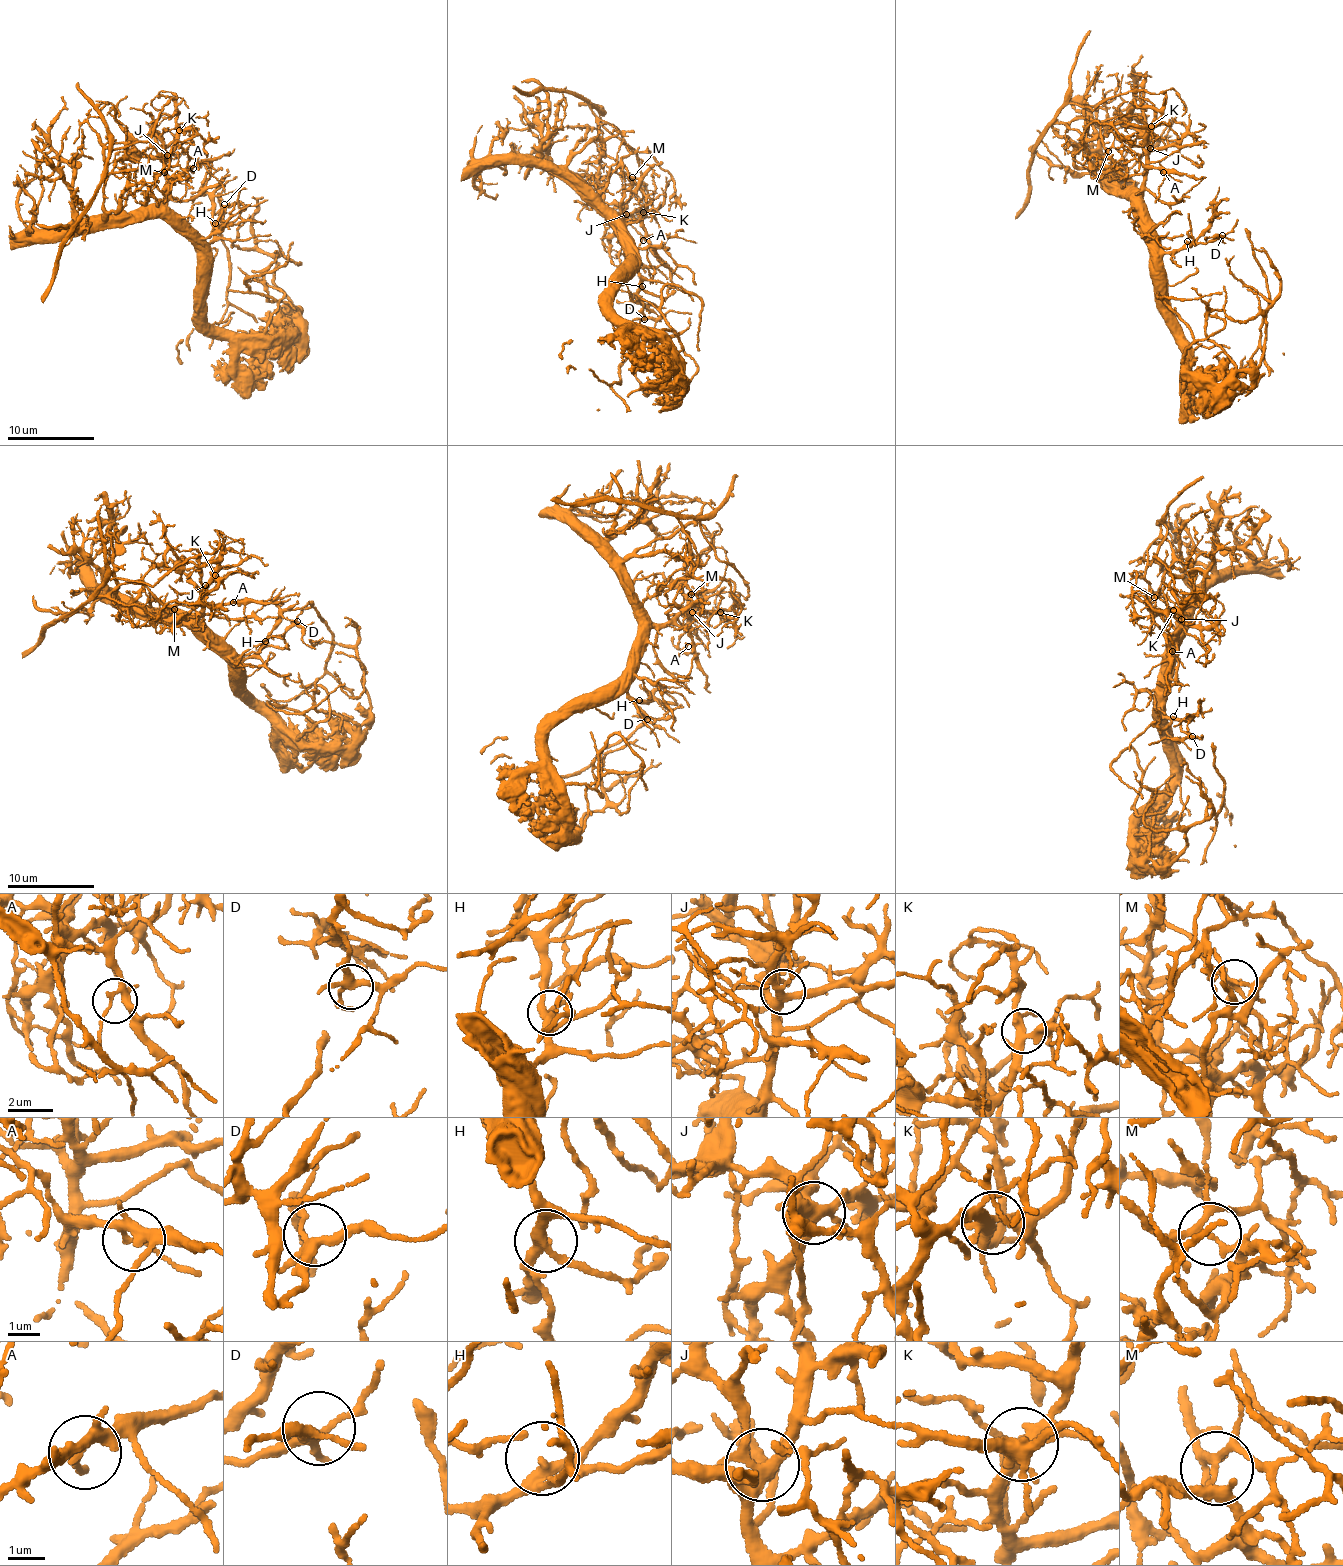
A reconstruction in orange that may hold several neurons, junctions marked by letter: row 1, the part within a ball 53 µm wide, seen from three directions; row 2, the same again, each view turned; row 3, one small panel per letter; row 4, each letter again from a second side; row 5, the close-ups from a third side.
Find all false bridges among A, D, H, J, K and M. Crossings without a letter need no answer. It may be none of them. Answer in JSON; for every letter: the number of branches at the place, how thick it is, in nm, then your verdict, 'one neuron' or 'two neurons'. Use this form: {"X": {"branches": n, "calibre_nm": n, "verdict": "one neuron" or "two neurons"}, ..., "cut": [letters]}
{"A": {"branches": 4, "calibre_nm": 180, "verdict": "one neuron"}, "D": {"branches": 4, "calibre_nm": 280, "verdict": "one neuron"}, "H": {"branches": 4, "calibre_nm": 240, "verdict": "one neuron"}, "J": {"branches": 7, "calibre_nm": 360, "verdict": "one neuron"}, "K": {"branches": 5, "calibre_nm": 380, "verdict": "one neuron"}, "M": {"branches": 5, "calibre_nm": 160, "verdict": "two neurons"}, "cut": ["M"]}

